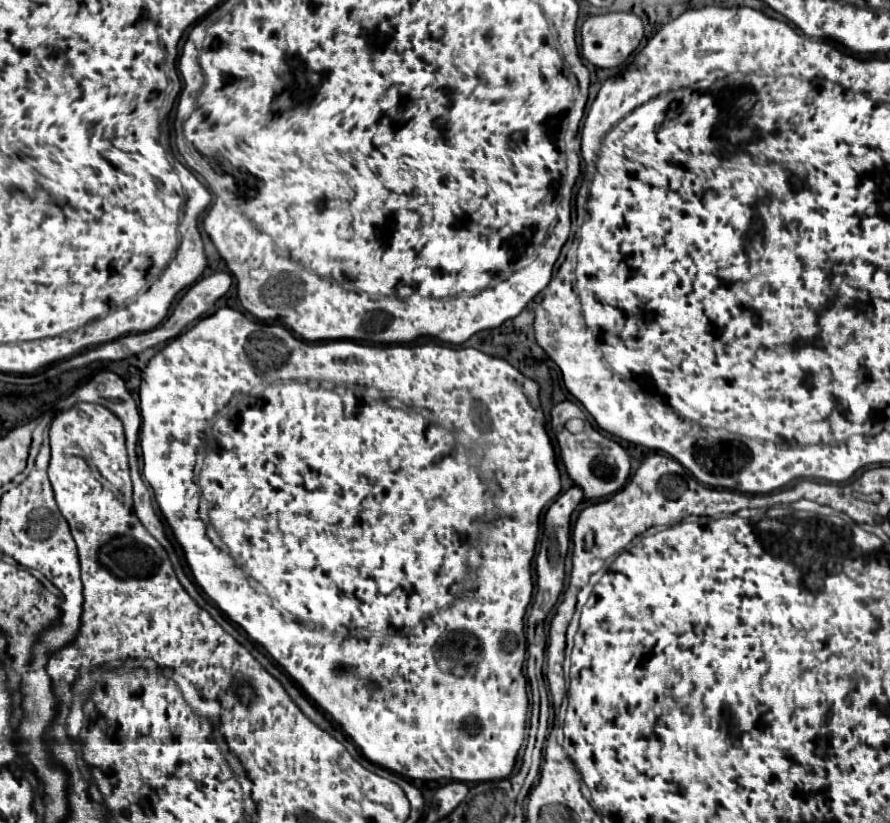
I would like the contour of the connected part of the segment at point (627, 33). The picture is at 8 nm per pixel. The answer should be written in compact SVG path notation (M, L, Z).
M607 12L601 16L589 16L581 28L581 54L599 68L613 68L625 64L643 40L643 22L635 14Z

